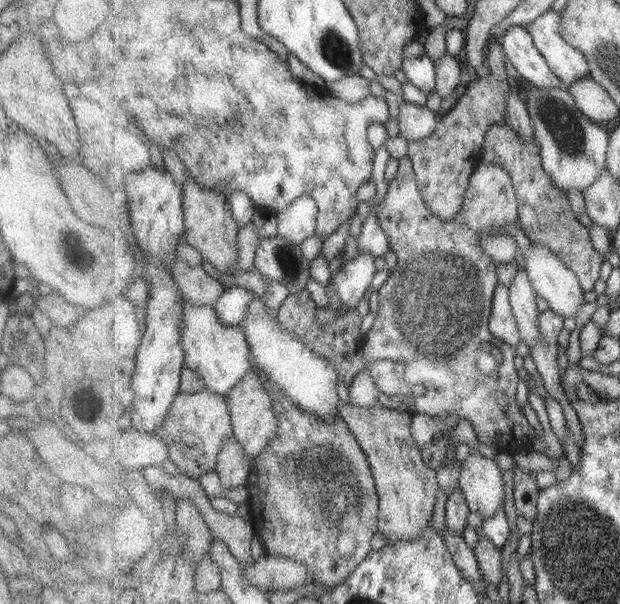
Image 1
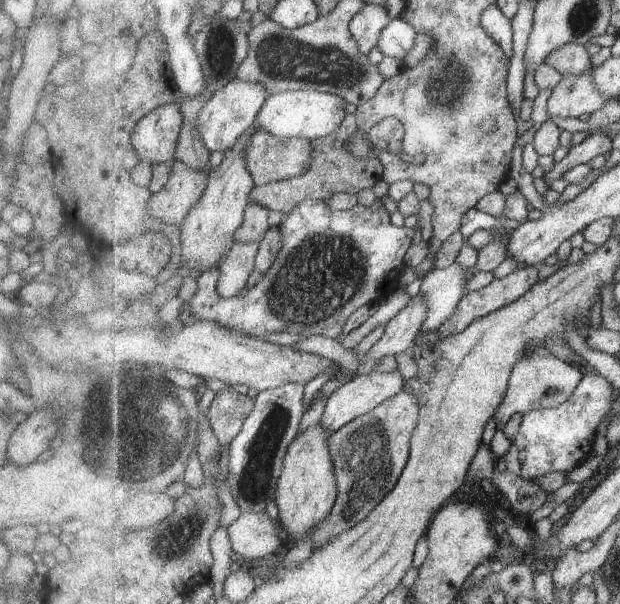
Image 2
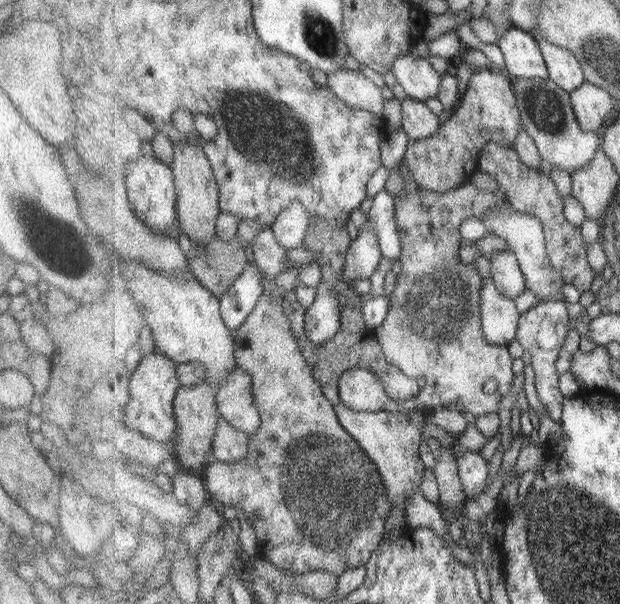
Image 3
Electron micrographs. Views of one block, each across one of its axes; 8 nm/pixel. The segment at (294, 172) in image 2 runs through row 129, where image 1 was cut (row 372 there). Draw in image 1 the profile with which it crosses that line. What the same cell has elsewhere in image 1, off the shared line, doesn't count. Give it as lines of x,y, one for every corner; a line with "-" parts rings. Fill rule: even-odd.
252,354
250,360
251,370
255,370
263,376
263,384
267,386
267,389
269,389
269,392
271,393
271,397
275,399
275,409
277,410
277,417
279,420
277,436
271,438
271,442
267,444
265,450
263,450
259,456
251,457
251,474
247,484
245,484
245,489
249,490
249,496
251,496
251,506
253,506
251,512
253,512
255,518
261,518
264,522
263,524
257,524
257,526
255,526
255,528
257,528
256,532
257,534
261,534
263,538
271,538
271,540
265,540
267,550
271,552
271,556
279,556
305,564
305,566
309,568
309,572
313,574
316,587
334,587
337,584
341,584
346,578
349,578
349,575
372,554
373,549
371,549
371,540
373,540
373,536
375,536
377,532
380,532
380,498
378,495
378,486
375,482
375,476
370,466
370,461
367,458
362,445
358,443
354,432
347,426
347,424
345,424
345,422
343,422
343,420
339,421
338,419
334,419
333,421
327,421
326,419
321,419
316,415
306,412
305,409
299,408
299,406
295,405
294,401
291,400
281,388
277,388
277,384
275,384
275,382
273,382
273,380
271,380
271,378
269,378
259,366
257,366
257,362
253,360
-
343,531
353,531
353,533
357,535
357,551
354,556
345,557
338,552
339,548
337,547
337,539
339,539
339,535
341,535

